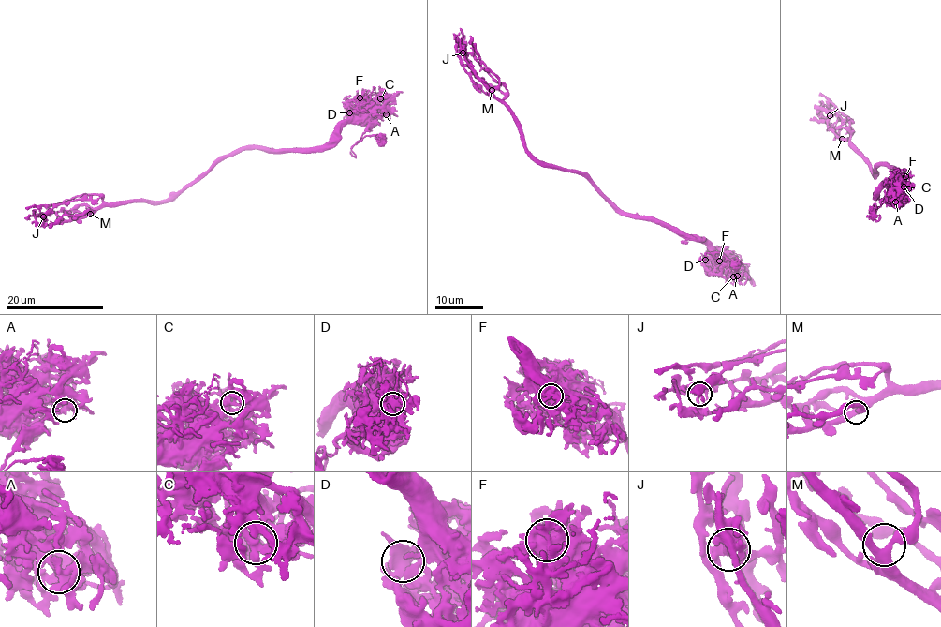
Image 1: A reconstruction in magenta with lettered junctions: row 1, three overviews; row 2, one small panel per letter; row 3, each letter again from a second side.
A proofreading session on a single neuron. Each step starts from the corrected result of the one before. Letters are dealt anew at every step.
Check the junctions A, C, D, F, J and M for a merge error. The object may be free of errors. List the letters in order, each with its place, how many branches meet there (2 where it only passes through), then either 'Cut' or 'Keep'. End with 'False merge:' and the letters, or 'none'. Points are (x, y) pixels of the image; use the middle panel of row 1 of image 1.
A: Place: (737, 276). Branches: 5. Keep
C: Place: (733, 276). Branches: 4. Keep
D: Place: (705, 260). Branches: 5. Cut
F: Place: (719, 261). Branches: 7. Keep
J: Place: (463, 52). Branches: 4. Keep
M: Place: (492, 90). Branches: 3. Keep
False merge: D

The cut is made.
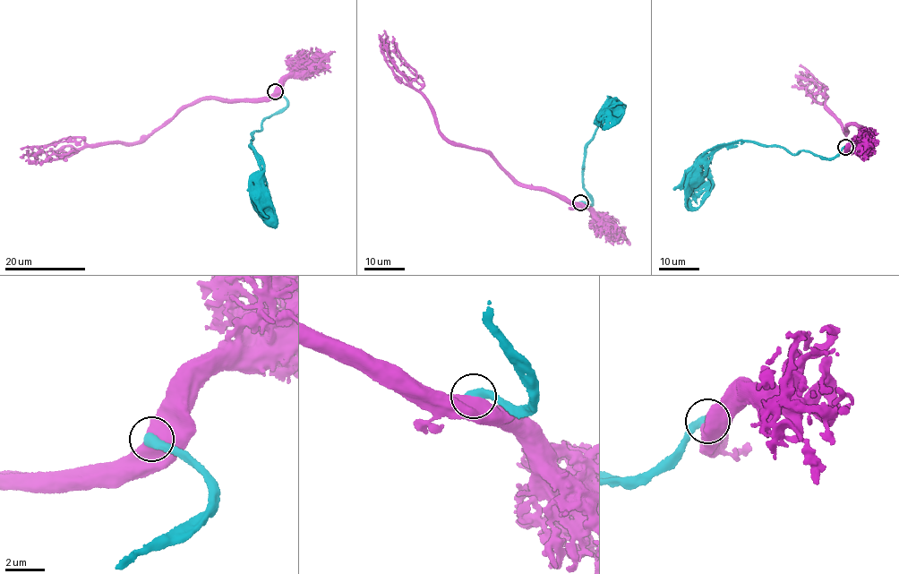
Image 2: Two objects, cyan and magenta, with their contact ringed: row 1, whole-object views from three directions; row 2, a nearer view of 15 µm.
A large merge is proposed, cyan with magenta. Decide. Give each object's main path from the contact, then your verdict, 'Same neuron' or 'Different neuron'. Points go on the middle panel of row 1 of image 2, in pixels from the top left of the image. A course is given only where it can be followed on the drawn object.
Course of cyan: (580, 202), (592, 202), (582, 177), (586, 144), (601, 121), (620, 110), (615, 107). Course of magenta: (580, 202), (519, 184), (495, 158), (446, 138), (423, 97), (421, 84), (409, 79), (394, 64), (384, 30). Same neuron

